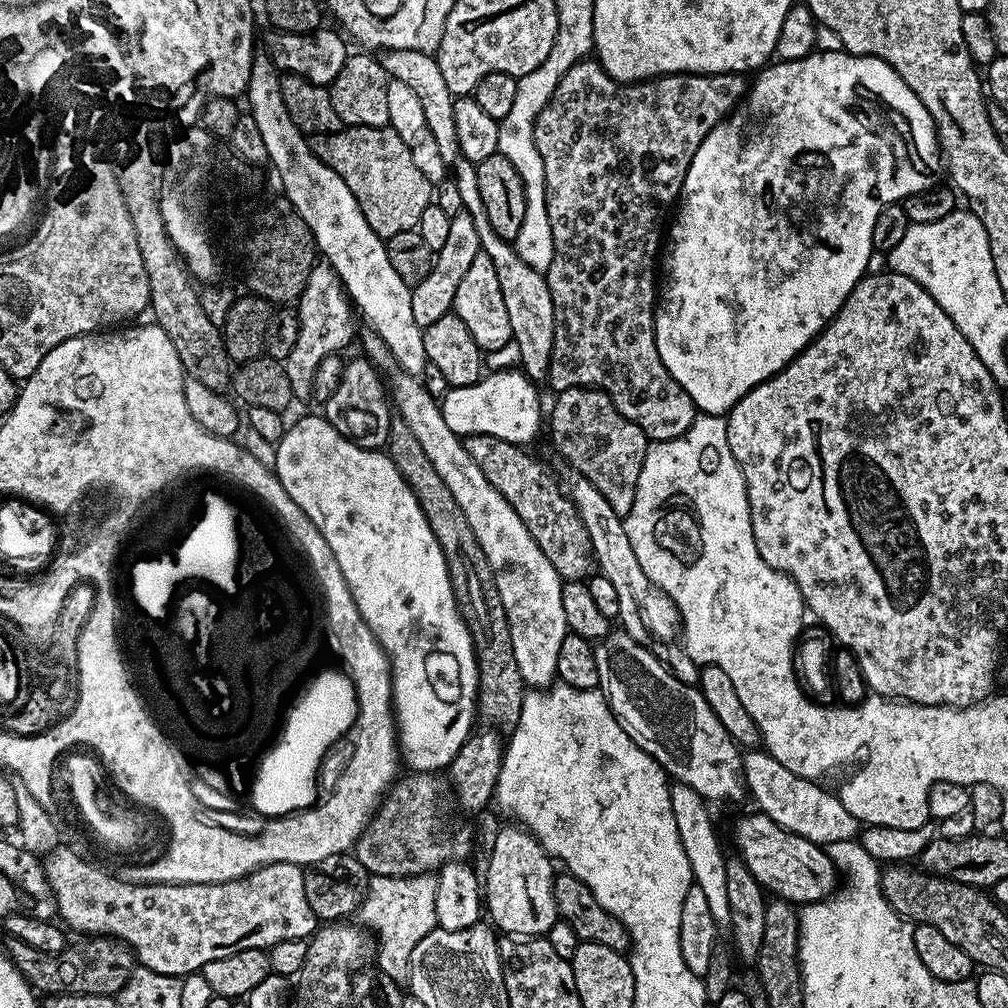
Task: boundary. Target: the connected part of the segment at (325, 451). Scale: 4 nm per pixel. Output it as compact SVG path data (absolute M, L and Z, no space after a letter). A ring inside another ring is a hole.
M323 415L302 417L293 428L291 425L285 431L284 437L275 447L277 452L277 464L274 469L276 477L282 482L286 494L290 494L290 498L294 498L298 506L302 506L306 518L310 518L310 522L318 526L330 550L334 550L334 558L338 558L338 566L342 566L342 578L346 578L346 586L350 586L366 626L370 626L370 630L376 635L377 642L383 646L384 653L388 655L388 662L392 665L392 706L396 717L398 743L403 763L407 767L409 764L412 772L439 773L447 769L452 759L458 754L458 750L462 750L469 736L473 735L472 723L477 723L478 720L476 689L480 687L480 672L476 669L476 651L472 645L472 635L466 622L460 617L460 609L456 606L456 595L452 589L446 558L442 554L442 546L438 546L438 538L434 538L434 530L430 530L430 522L426 522L426 514L422 514L422 506L418 504L418 498L410 490L404 476L398 474L391 456L380 450L360 448L354 442L350 442L345 436L338 434L338 430L334 430L332 423L324 419Z

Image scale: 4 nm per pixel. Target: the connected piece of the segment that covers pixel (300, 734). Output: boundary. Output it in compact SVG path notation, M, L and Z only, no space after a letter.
M343 671L324 672L313 675L310 683L301 692L299 700L288 711L284 728L280 731L278 742L266 754L252 781L252 807L261 816L289 816L292 812L301 812L303 808L311 808L317 803L316 775L320 772L320 763L324 755L343 738L353 731L356 723L356 688L352 679Z

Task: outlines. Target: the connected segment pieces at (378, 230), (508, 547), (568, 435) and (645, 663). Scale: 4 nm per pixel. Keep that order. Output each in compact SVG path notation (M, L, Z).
M344 126L339 132L313 135L310 143L313 154L331 170L336 171L349 186L351 193L358 200L362 214L376 234L389 238L403 231L419 229L422 210L426 210L426 206L433 203L434 185L427 180L421 170L418 170L414 164L411 147L402 142L402 138L398 138L394 129L387 126L383 128Z
M401 370L394 372L392 384L390 380L390 396L399 417L410 426L410 432L414 434L414 438L418 438L422 450L433 463L434 470L438 470L442 482L446 482L446 486L449 487L450 494L454 494L458 506L462 506L462 514L466 514L466 520L470 522L470 530L474 530L474 538L478 538L478 546L482 546L482 554L486 554L486 562L490 562L490 570L498 586L498 598L502 598L502 610L506 610L506 618L510 622L510 643L514 645L514 659L518 661L518 671L522 673L524 683L529 689L547 689L557 679L558 650L562 647L562 638L566 638L569 634L566 613L562 610L564 581L561 580L558 570L550 566L550 558L542 554L530 530L522 526L522 518L514 514L514 506L510 506L510 502L506 502L506 498L502 498L502 494L498 494L494 486L490 486L486 474L478 470L474 458L470 458L466 450L464 440L456 436L454 430L450 430L450 426L446 426L446 418L442 418L437 397L431 396L419 379Z
M571 388L555 399L552 404L553 446L576 476L584 476L598 488L616 514L628 516L638 490L638 474L642 474L642 462L648 453L648 435L623 416L611 398L598 388Z
M623 630L609 631L603 640L595 645L598 658L599 691L608 700L610 710L630 738L646 754L650 754L663 766L673 781L680 781L692 787L706 801L740 800L746 796L744 783L742 748L732 740L714 711L707 705L699 687L684 684L671 672L659 655L652 653L649 646L638 643Z

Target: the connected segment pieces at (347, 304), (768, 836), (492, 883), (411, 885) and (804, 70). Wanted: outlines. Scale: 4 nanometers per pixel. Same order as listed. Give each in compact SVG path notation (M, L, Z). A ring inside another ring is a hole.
M317 262L312 267L310 278L298 301L298 315L298 342L294 342L290 358L286 358L282 363L286 370L286 378L290 378L293 397L297 401L311 401L318 366L322 366L326 358L343 353L343 348L356 336L356 318L358 319L357 309L345 292L343 282L327 262Z
M763 814L744 816L732 828L732 840L736 843L739 859L758 878L760 885L773 897L787 900L793 906L813 904L816 900L825 900L838 888L836 863L821 845L798 834L788 832L776 825L770 817Z
M512 827L516 828L504 828L492 840L488 873L482 876L482 900L486 905L486 916L501 933L504 931L509 937L544 938L558 919L552 893L554 861L527 828Z
M425 874L423 876L372 876L368 882L368 892L365 894L358 909L359 923L374 937L380 945L375 945L374 960L381 972L385 972L397 982L403 981L408 974L410 954L414 954L414 946L426 938L432 929L437 927L434 898L436 897L436 876Z
M815 51L811 56L802 58L801 60L780 60L767 65L759 73L760 76L755 81L751 81L750 87L746 93L746 99L743 101L744 116L729 115L720 121L718 126L714 126L714 130L710 130L710 134L706 134L706 138L702 142L702 146L698 146L698 154L694 154L694 158L690 162L690 170L686 170L686 178L684 185L680 191L680 199L678 207L675 209L676 221L671 221L670 232L672 228L672 249L668 252L668 269L662 272L662 287L658 292L658 303L656 309L656 345L658 346L658 358L662 358L662 366L666 366L666 370L673 378L682 386L682 390L686 390L686 394L690 394L690 398L696 403L697 409L701 413L709 416L724 416L732 411L732 407L744 397L747 392L754 390L754 386L758 386L762 382L766 382L774 374L778 374L785 366L793 360L800 352L803 352L817 334L828 325L831 320L838 314L838 310L846 302L846 298L854 290L854 286L869 271L868 259L874 256L872 246L872 235L874 234L874 222L878 219L878 214L882 214L882 210L887 204L901 203L910 194L918 194L927 188L937 187L939 176L942 176L942 153L940 151L940 137L936 134L936 124L930 118L930 114L926 110L926 106L922 106L922 102L914 90L910 90L910 86L906 86L906 82L902 82L902 78L888 65L882 58L874 58L873 56L852 56L848 52L822 52Z

